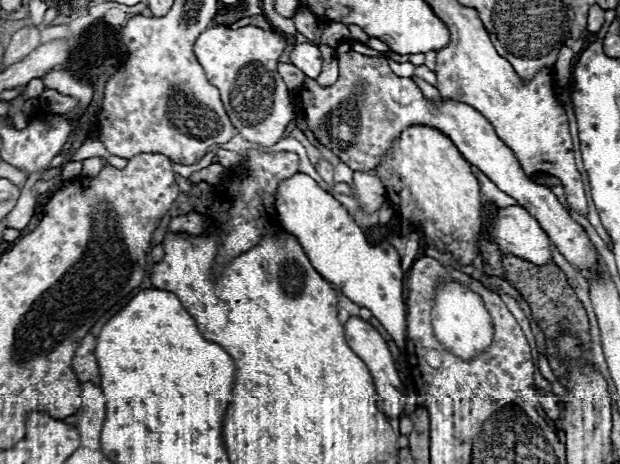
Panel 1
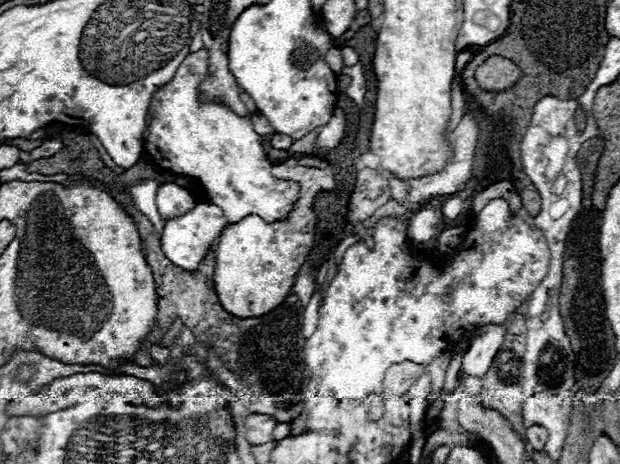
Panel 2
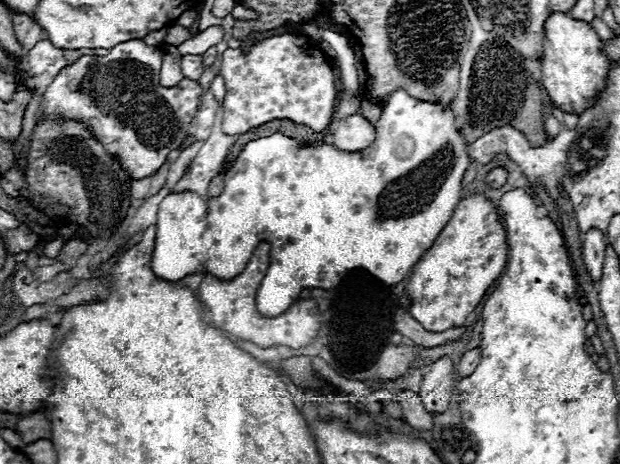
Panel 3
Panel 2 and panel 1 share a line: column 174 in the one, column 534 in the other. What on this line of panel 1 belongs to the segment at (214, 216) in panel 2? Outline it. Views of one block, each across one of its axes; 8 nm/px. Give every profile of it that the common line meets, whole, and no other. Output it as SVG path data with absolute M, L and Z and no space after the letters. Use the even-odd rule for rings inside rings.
M522 206L498 208L492 216L488 234L502 252L520 256L536 266L552 262L548 234Z

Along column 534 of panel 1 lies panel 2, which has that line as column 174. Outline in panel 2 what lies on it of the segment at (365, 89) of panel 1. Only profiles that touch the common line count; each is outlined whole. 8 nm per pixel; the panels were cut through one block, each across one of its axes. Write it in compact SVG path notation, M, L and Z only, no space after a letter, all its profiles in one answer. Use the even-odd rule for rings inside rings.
M164 182L158 188L156 204L158 204L160 218L170 220L170 218L178 218L178 216L186 214L188 210L192 210L196 206L196 200L178 184Z

